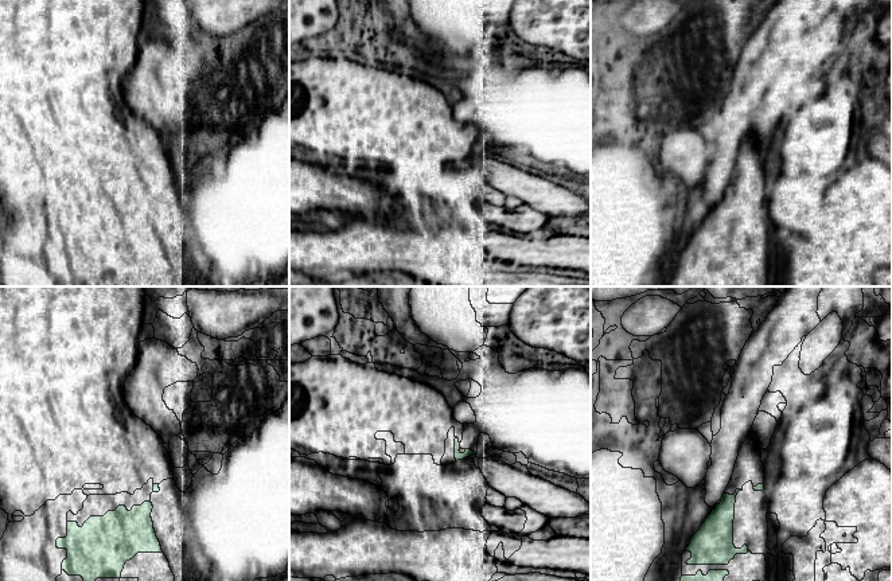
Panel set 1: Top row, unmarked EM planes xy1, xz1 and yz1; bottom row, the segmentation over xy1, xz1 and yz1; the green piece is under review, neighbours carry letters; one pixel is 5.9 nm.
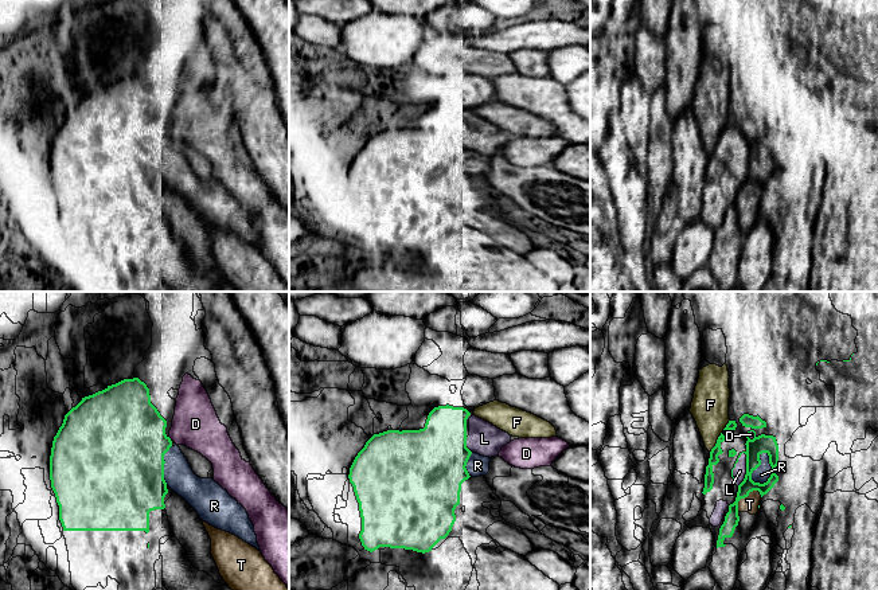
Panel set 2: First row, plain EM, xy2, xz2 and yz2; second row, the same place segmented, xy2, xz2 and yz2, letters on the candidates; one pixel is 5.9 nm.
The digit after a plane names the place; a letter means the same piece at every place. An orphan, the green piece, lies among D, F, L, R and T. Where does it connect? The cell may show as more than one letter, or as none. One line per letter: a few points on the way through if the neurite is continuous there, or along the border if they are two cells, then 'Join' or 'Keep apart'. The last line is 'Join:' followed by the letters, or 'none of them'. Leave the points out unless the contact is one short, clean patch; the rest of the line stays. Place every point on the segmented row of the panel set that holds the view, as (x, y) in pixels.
D: Keep apart
F: Keep apart
L: Keep apart
R: Keep apart
T: Keep apart
Join: none of them

